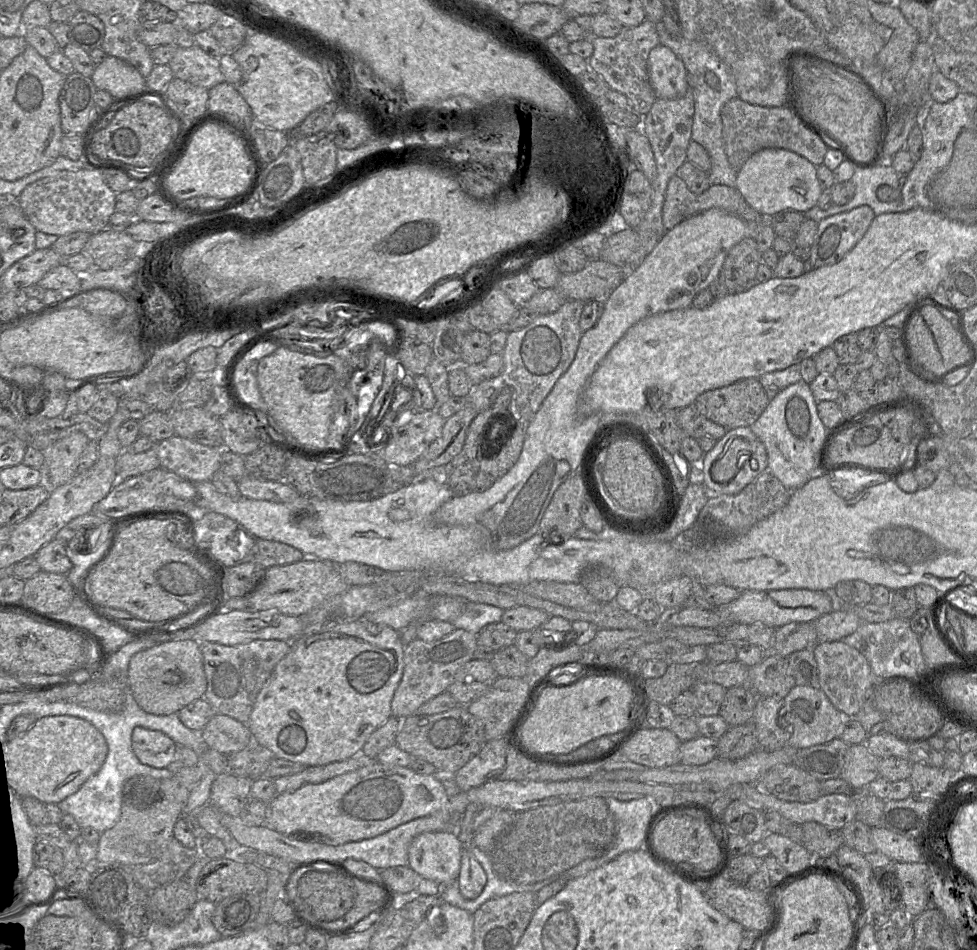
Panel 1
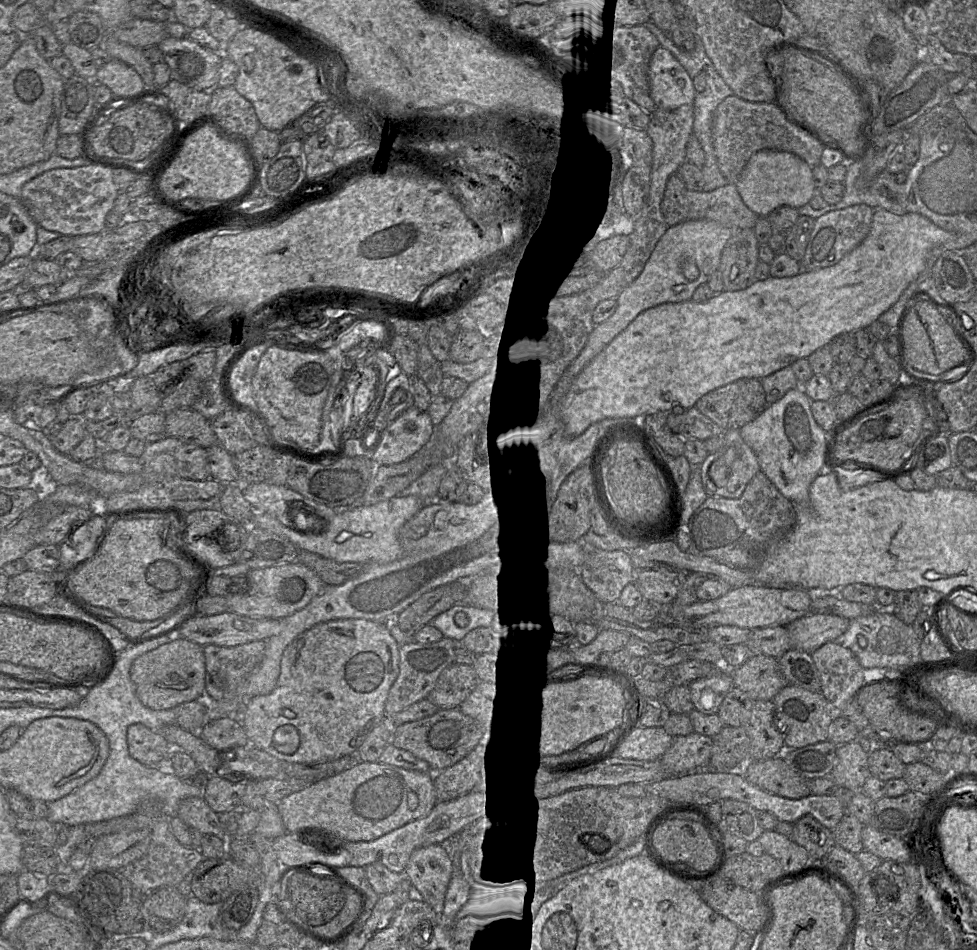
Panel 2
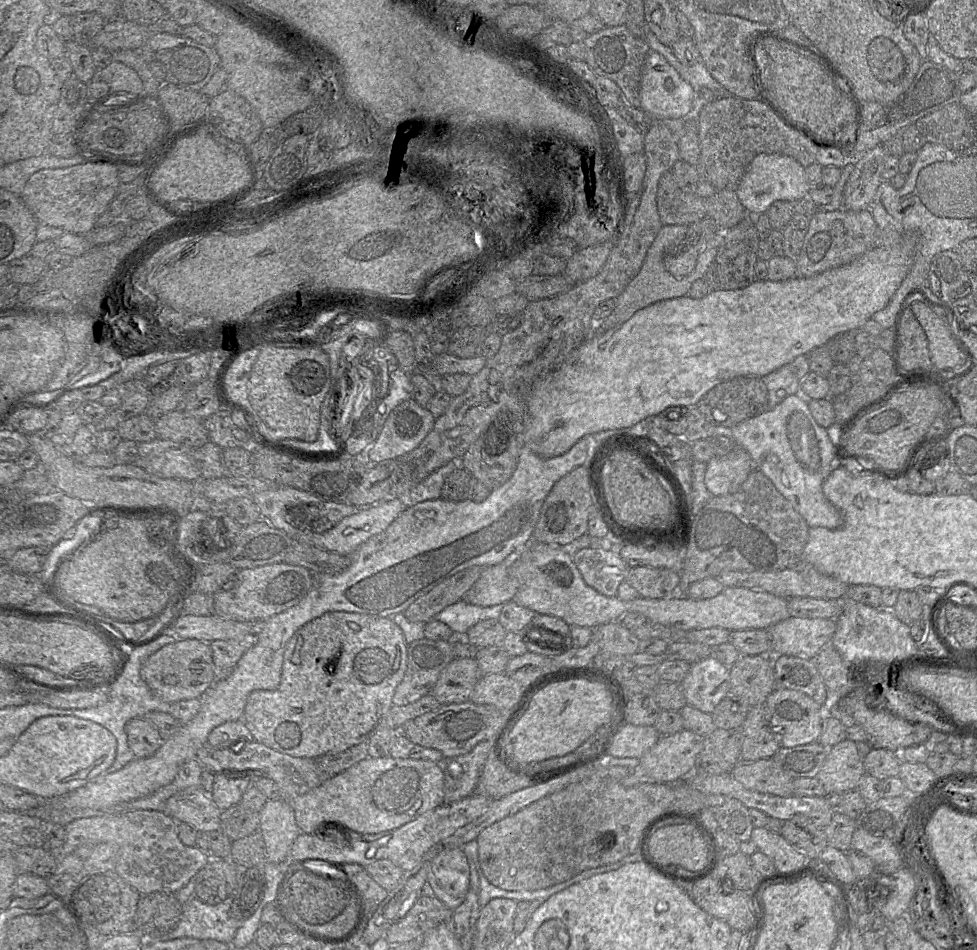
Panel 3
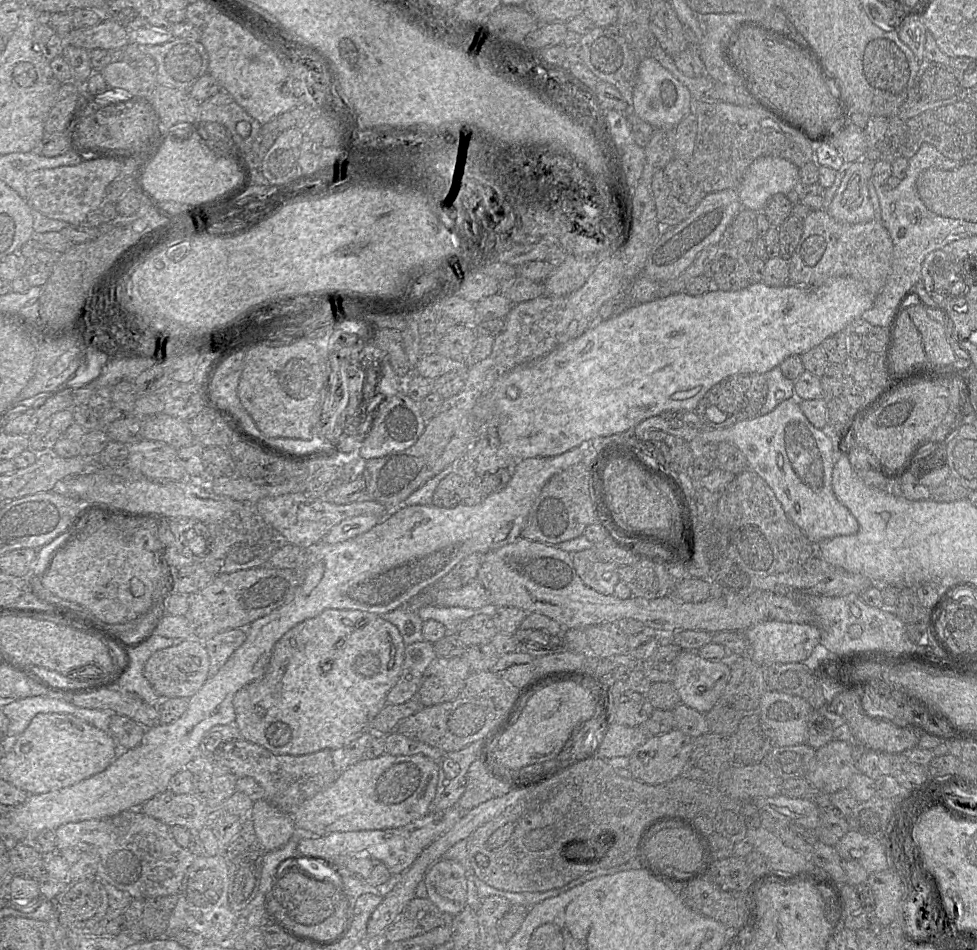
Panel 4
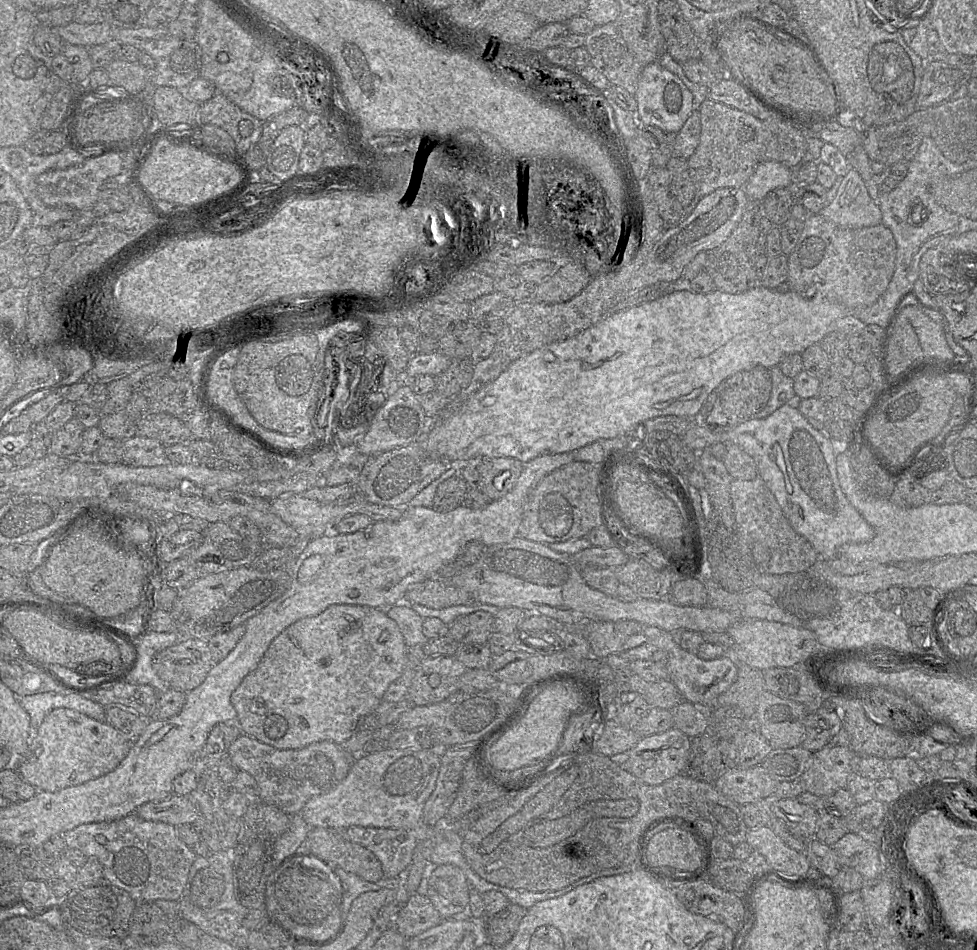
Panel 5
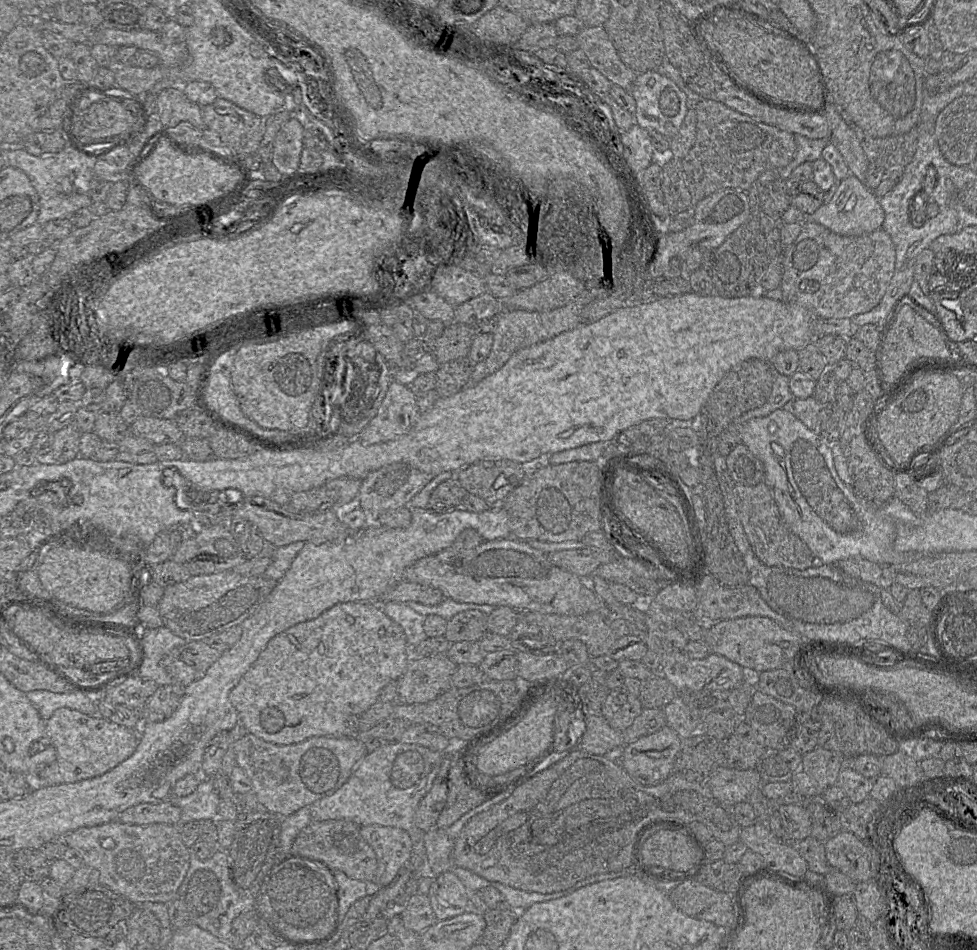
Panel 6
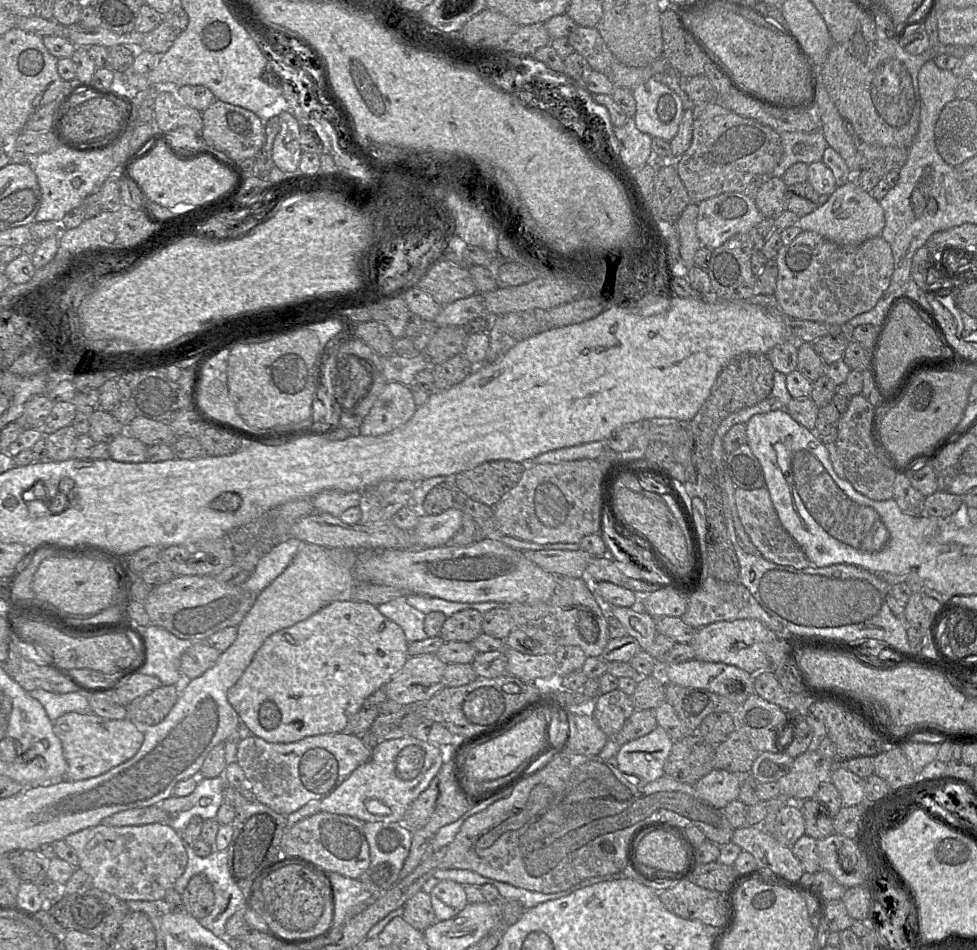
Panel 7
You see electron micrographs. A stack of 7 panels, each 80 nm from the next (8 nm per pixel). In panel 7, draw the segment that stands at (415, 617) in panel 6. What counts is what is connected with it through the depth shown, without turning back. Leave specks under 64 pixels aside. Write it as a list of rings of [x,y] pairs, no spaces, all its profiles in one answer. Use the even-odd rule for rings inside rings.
[[[406,596],[378,605],[377,608],[382,615],[402,628],[408,643],[428,638],[424,631],[426,614],[410,606],[406,602]]]

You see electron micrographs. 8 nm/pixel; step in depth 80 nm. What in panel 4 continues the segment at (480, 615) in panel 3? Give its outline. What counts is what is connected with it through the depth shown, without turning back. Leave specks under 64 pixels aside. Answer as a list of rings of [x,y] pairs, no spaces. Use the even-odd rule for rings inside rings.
[[[489,604],[477,609],[427,605],[418,609],[416,613],[423,621],[429,619],[436,620],[446,627],[448,633],[456,633],[458,626],[463,621],[478,614],[485,614],[494,617],[497,610],[498,607],[493,604]]]

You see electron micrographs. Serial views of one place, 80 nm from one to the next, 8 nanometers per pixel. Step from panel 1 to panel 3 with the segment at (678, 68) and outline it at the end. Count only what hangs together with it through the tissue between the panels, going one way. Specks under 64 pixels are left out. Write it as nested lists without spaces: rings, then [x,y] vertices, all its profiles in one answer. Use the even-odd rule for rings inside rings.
[[[650,50],[642,68],[639,97],[640,109],[651,119],[686,118],[692,107],[694,90],[661,54]]]

